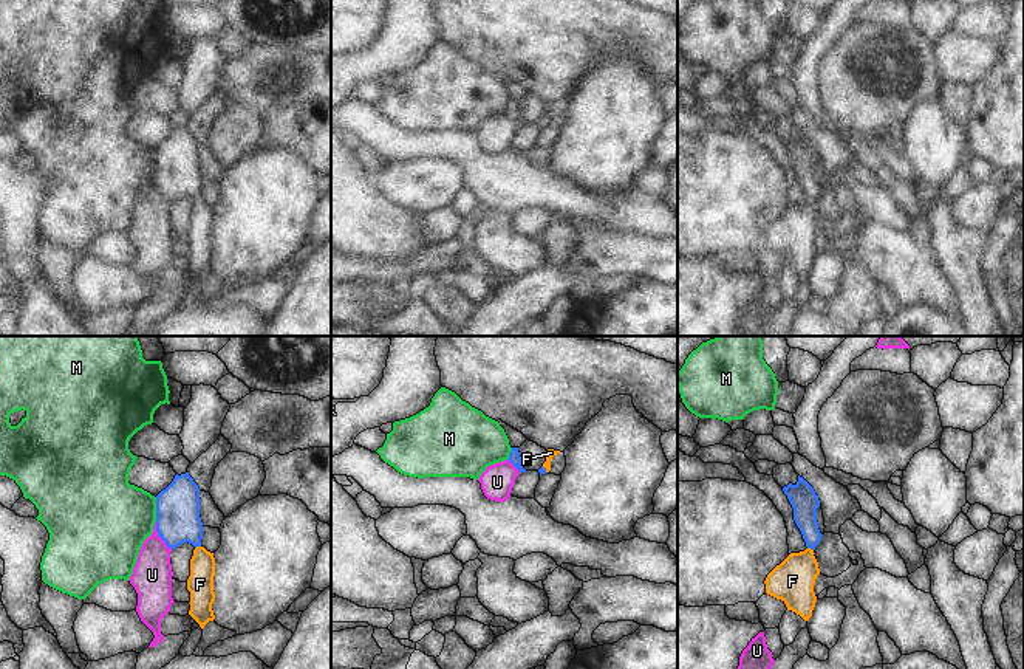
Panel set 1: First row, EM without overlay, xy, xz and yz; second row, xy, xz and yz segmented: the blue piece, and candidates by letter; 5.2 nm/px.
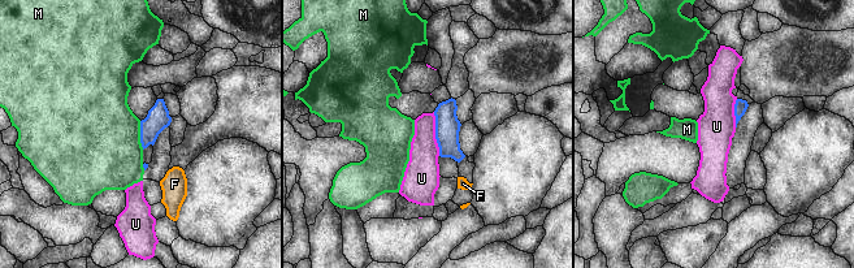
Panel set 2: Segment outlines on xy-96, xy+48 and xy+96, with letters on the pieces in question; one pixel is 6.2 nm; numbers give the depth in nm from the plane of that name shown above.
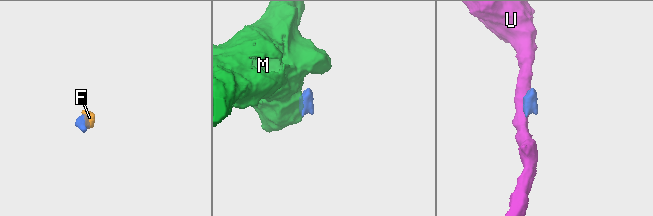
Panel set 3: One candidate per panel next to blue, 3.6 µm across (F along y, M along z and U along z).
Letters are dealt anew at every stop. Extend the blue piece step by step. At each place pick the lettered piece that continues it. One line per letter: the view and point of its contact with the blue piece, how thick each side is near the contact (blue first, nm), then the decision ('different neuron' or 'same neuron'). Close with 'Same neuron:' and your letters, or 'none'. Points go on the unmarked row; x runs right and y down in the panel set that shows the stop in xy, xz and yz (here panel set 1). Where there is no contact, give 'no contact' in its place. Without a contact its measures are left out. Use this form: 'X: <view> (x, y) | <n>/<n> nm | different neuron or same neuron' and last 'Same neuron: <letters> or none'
F: xy (197, 198) | 220/140 nm | same neuron
M: xy (157, 163) | 220/420 nm | different neuron
U: xy (158, 188) | 220/200 nm | different neuron
Same neuron: F

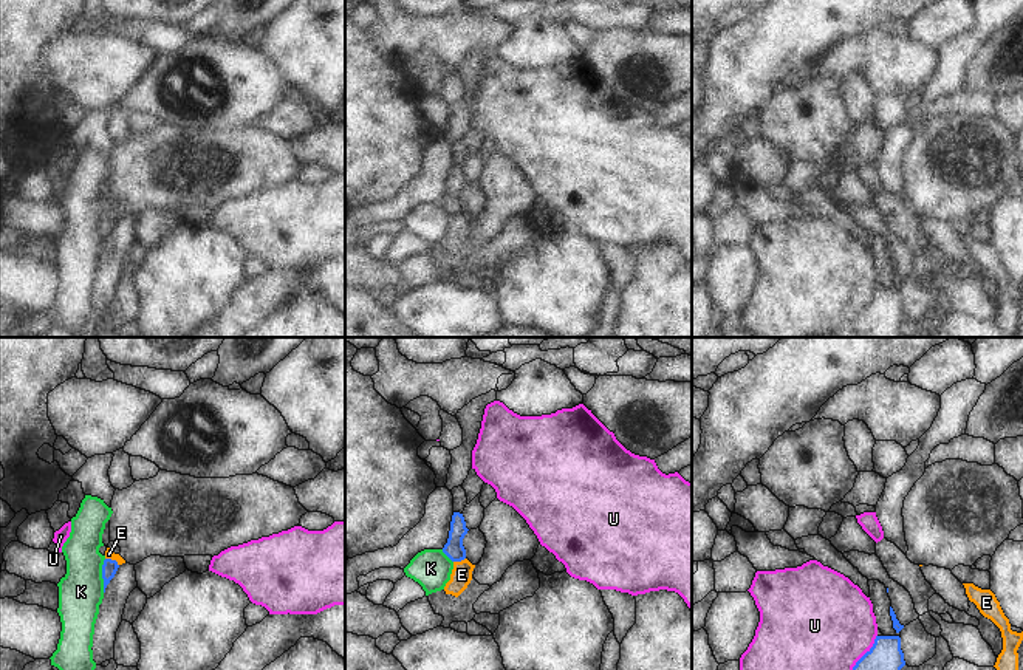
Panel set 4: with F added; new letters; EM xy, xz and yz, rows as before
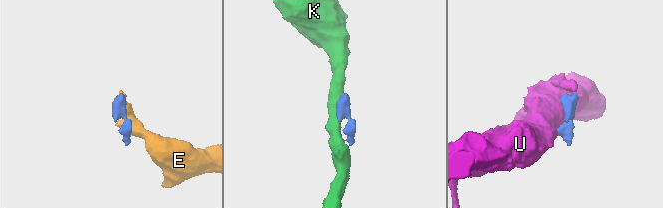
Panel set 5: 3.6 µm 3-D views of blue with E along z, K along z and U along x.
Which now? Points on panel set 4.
E: xy (113, 214) | 80/50 nm | different neuron
K: xy (102, 229) | 80/240 nm | different neuron
U: yz (859, 313) | 240/500 nm | different neuron
Same neuron: none

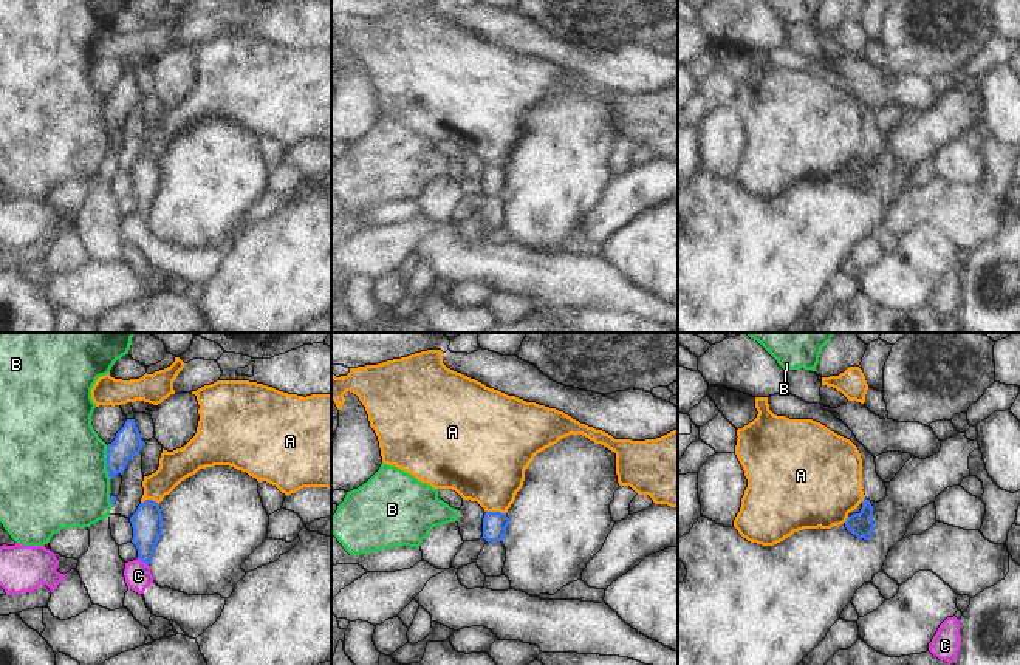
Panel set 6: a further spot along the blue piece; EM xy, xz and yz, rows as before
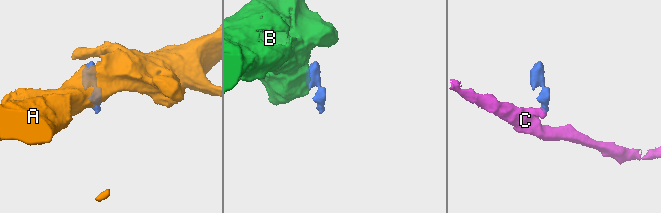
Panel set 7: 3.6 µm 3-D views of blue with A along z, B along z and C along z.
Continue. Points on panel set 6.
A: xz (496, 166) | 130/380 nm | different neuron
B: xy (107, 116) | 140/500 nm | different neuron
C: xy (143, 215) | 160/140 nm | different neuron
Same neuron: none

